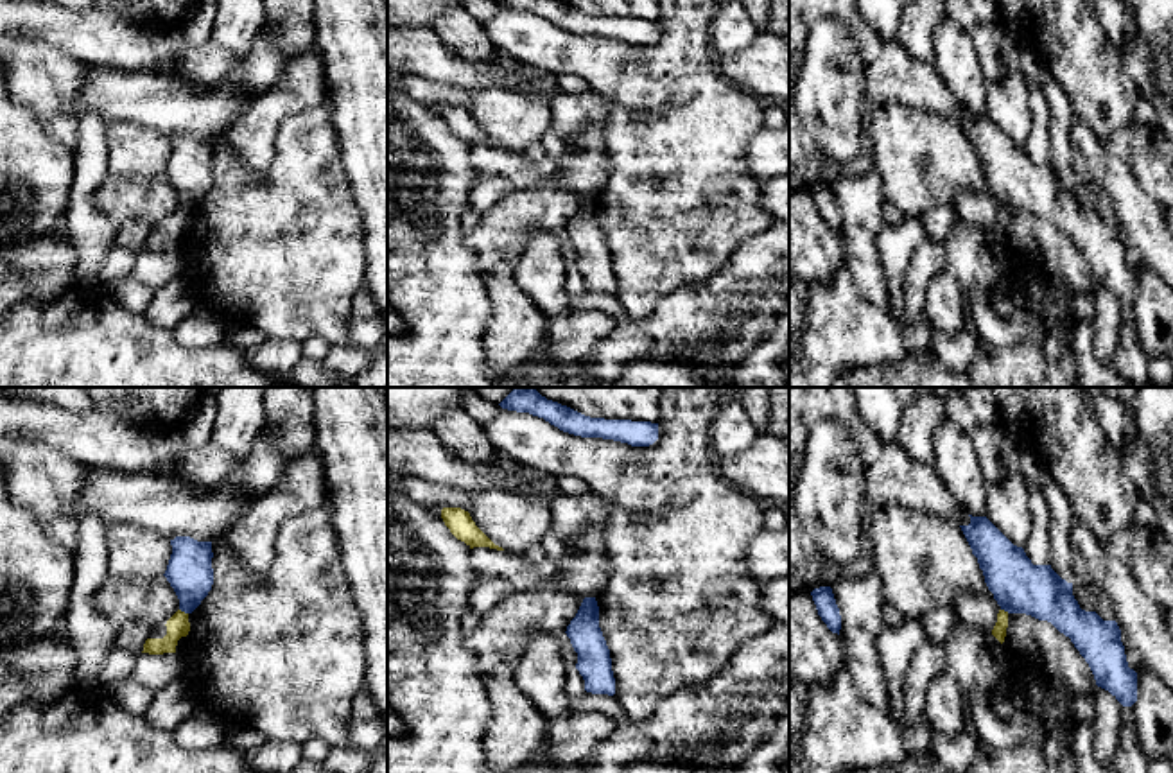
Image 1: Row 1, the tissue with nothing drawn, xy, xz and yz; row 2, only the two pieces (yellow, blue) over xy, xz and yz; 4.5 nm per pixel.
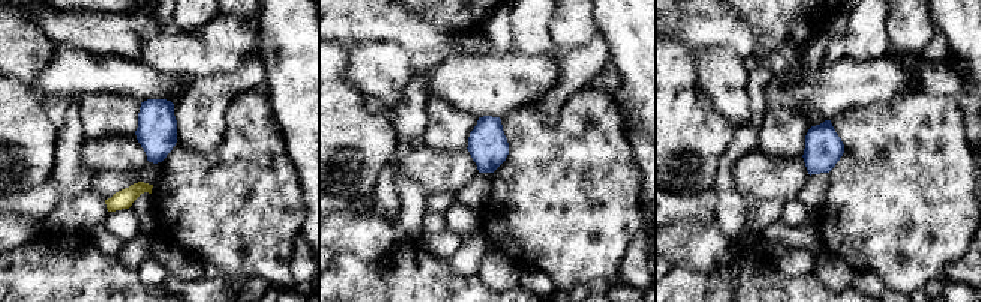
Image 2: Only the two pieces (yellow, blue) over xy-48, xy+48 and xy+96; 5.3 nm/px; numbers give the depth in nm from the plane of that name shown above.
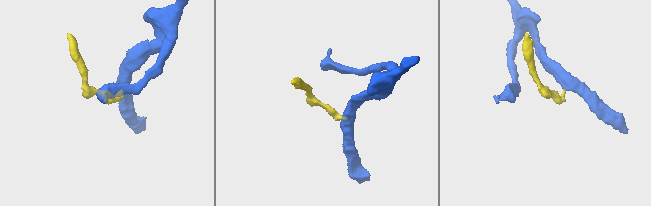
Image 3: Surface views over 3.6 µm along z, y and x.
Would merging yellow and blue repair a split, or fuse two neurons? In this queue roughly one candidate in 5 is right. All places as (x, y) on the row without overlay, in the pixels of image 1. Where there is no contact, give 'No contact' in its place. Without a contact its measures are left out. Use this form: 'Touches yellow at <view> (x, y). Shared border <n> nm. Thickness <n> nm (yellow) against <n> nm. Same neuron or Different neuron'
Touches yellow at xy (183, 210). Shared border 50 nm. Thickness 100 nm (yellow) against 200 nm. Different neuron

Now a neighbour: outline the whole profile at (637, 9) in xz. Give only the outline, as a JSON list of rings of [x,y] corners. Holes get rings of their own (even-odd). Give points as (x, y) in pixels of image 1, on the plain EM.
[[[558,0],[590,16],[631,18],[658,22],[662,7],[658,0]]]

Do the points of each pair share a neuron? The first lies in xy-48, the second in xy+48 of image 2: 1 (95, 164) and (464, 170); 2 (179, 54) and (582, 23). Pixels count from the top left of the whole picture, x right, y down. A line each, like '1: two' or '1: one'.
1: one
2: two

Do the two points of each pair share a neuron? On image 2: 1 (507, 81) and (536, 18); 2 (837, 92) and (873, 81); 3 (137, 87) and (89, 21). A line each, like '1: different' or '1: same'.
1: different
2: same
3: different

